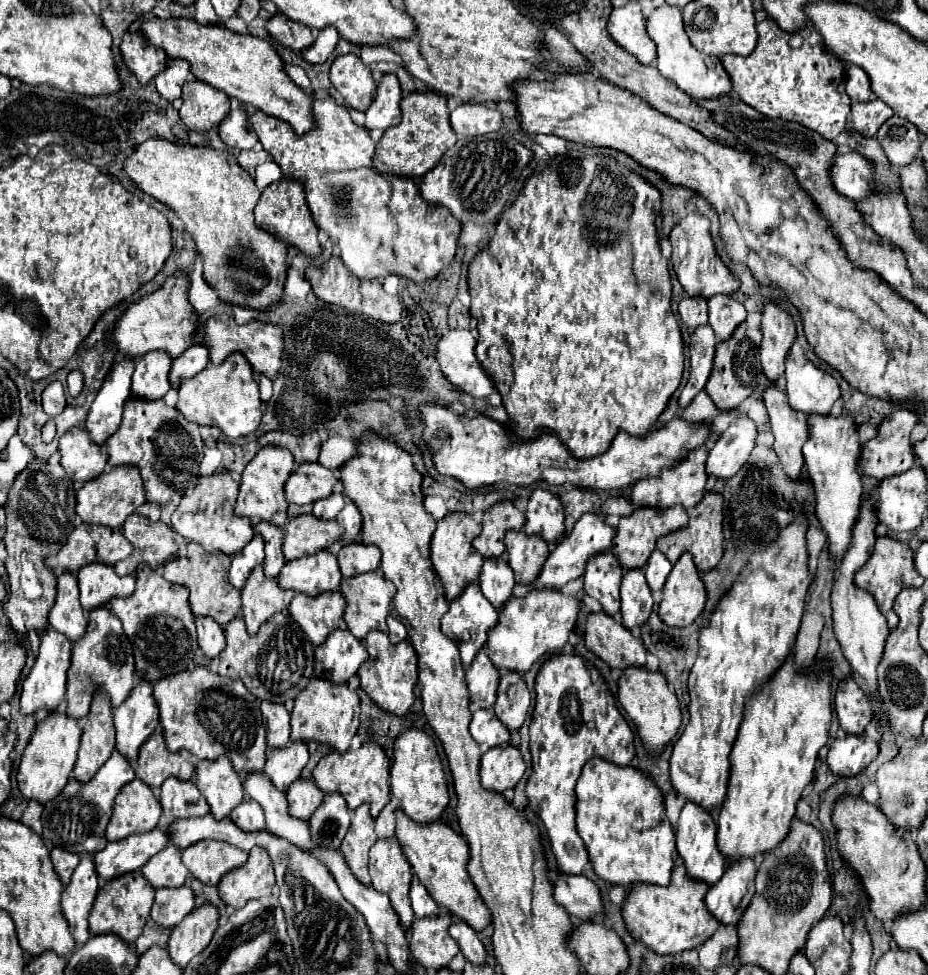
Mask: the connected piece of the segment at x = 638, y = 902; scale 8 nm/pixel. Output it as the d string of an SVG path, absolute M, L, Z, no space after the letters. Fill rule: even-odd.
M684 864L672 870L672 880L668 886L656 884L634 884L622 904L624 924L634 940L644 942L656 954L678 954L684 950L698 948L708 940L720 926L716 918L706 910L704 896L708 892L706 882L692 882L684 874Z

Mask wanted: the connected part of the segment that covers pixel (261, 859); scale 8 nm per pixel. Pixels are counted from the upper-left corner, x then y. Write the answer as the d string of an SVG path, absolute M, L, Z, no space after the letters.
M254 846L244 866L224 874L224 878L218 884L218 890L220 898L232 908L242 908L248 900L272 894L274 868L268 852L260 846Z

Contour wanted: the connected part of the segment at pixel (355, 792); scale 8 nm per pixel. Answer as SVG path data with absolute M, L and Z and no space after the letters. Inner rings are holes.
M364 742L358 750L348 750L344 754L330 752L314 768L314 784L324 794L342 794L350 810L356 810L360 804L370 804L372 818L376 818L380 810L390 802L388 778L390 778L390 760L384 754L382 746L374 742Z

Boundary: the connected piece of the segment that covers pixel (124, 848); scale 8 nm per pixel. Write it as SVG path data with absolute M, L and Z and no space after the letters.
M158 826L148 834L124 838L124 842L110 842L104 850L94 854L96 874L100 882L110 882L122 874L136 872L166 844L168 836L164 834L164 826Z

